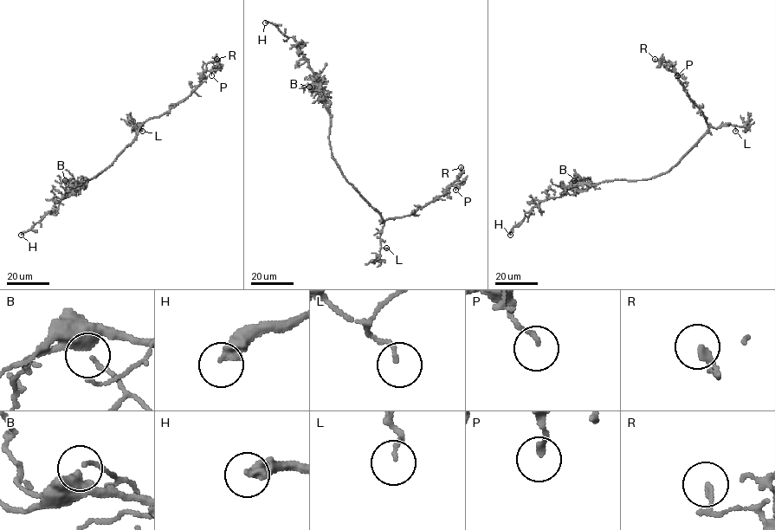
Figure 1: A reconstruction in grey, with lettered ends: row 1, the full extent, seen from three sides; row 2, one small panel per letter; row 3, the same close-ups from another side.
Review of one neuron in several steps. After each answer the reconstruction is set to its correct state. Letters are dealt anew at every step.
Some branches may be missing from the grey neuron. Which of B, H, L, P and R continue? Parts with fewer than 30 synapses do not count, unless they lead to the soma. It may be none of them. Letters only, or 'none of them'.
H

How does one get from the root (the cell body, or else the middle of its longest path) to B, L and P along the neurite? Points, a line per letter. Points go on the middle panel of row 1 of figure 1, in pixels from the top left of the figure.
B: (345, 177), (332, 154), (330, 116), (320, 82), (313, 91), (309, 87)
L: (345, 177), (380, 215), (384, 222), (380, 244), (381, 248), (386, 248)
P: (345, 177), (384, 221), (411, 215), (441, 197), (449, 185), (454, 185), (455, 190)

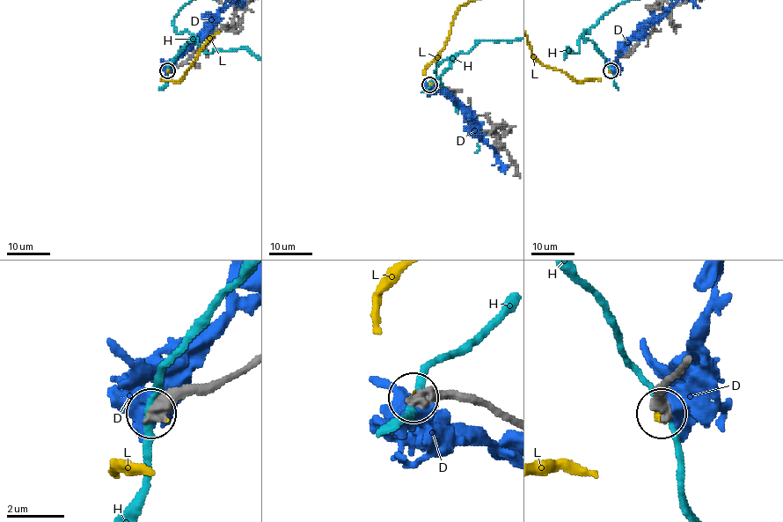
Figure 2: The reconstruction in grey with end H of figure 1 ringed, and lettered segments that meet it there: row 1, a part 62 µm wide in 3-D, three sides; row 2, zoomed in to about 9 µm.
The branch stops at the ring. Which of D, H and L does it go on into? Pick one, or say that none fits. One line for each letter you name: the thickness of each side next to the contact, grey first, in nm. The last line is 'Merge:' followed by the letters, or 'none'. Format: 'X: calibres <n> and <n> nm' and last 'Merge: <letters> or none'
L: calibres 480 and 200 nm
Merge: L

